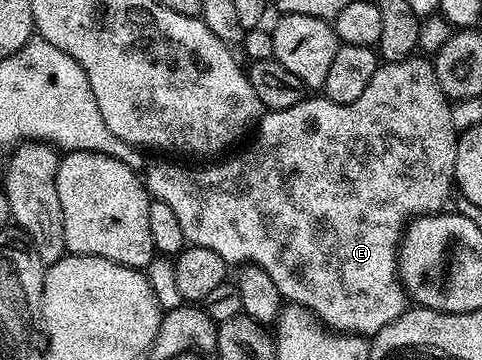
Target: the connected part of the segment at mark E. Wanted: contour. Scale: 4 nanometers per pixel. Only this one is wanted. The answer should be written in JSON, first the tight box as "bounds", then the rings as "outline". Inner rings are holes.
{"bounds":[145,57,459,336],"outline":[[[419,57],[402,58],[400,62],[383,62],[373,72],[369,88],[365,88],[365,92],[361,92],[361,96],[357,96],[353,104],[337,104],[326,96],[308,96],[302,102],[293,104],[293,108],[267,110],[257,123],[259,135],[256,136],[255,143],[244,154],[239,154],[228,162],[203,164],[200,165],[203,166],[200,170],[174,166],[171,162],[163,162],[160,166],[152,165],[145,174],[145,185],[150,197],[173,208],[173,213],[181,223],[181,232],[185,232],[190,245],[213,248],[213,252],[217,252],[217,256],[221,256],[229,264],[251,263],[265,268],[273,284],[277,284],[284,300],[311,310],[326,327],[334,331],[374,336],[378,330],[397,320],[397,316],[401,316],[409,308],[407,291],[404,290],[397,273],[397,249],[404,228],[410,220],[418,216],[440,213],[446,207],[443,205],[446,204],[451,190],[453,194],[455,186],[459,134],[453,124],[452,103],[437,80],[434,61],[427,59],[426,62]]]}

